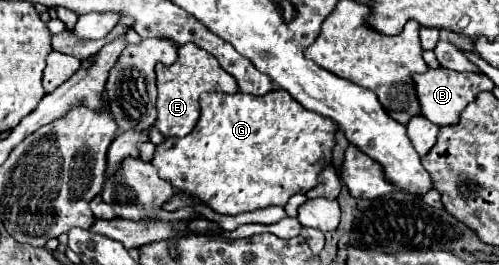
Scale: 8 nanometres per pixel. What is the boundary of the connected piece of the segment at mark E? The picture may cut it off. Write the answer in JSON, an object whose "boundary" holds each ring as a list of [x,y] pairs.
{"boundary":[[[187,42],[179,48],[179,56],[171,66],[159,64],[157,66],[157,120],[155,126],[159,132],[169,136],[187,136],[199,118],[199,96],[203,92],[227,92],[235,94],[239,92],[239,86],[231,74],[227,74],[219,62],[207,54],[203,48]]]}

